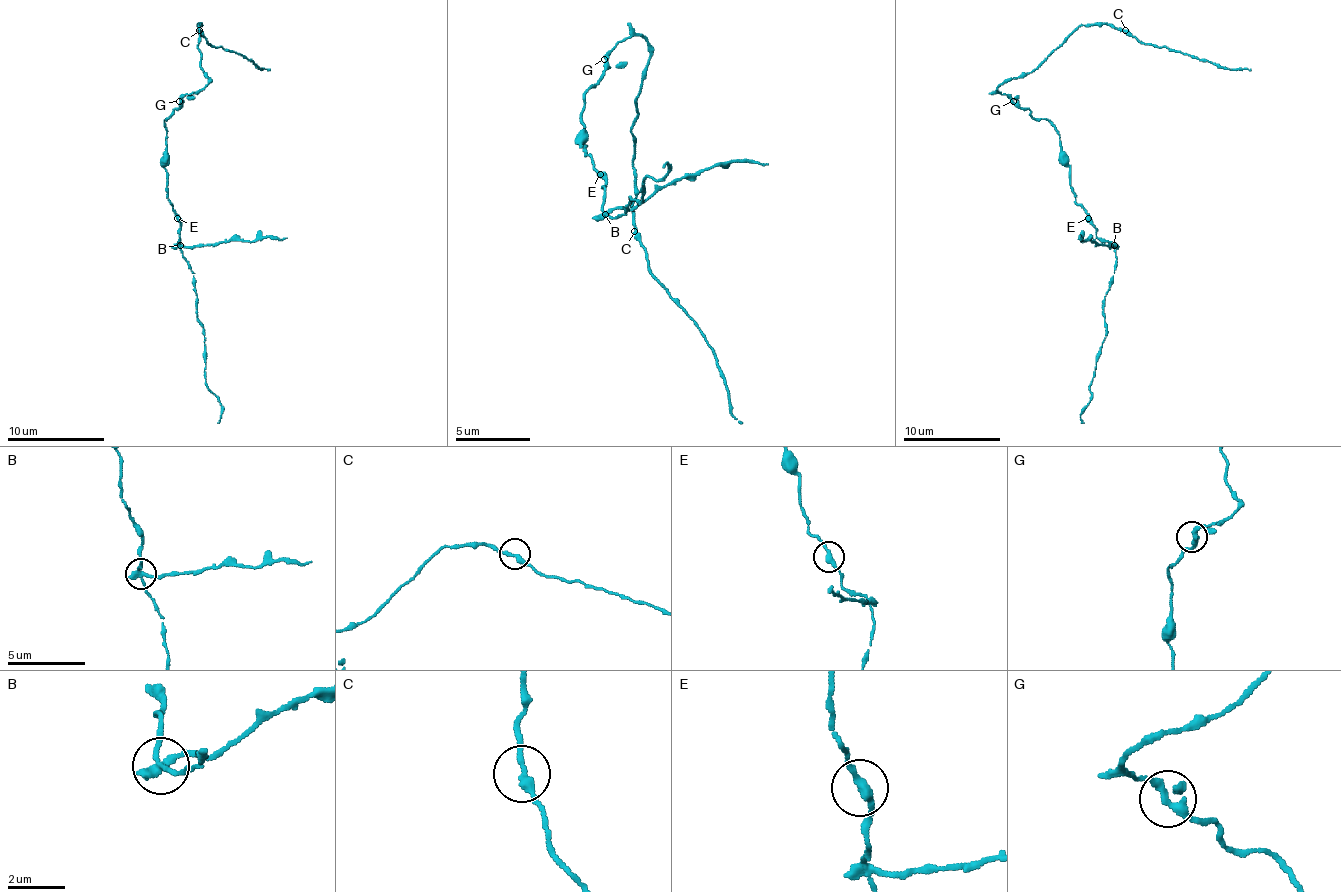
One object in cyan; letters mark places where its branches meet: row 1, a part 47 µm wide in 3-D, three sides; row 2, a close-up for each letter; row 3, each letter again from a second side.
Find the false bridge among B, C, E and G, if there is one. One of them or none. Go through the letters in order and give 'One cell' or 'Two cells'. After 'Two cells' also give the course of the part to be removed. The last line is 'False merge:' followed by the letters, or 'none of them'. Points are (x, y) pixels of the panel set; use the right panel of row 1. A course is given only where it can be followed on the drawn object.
B: Two cells. Course of the part to remove: (1115, 244), (1110, 247), (1081, 237)
C: One cell
E: One cell
G: One cell
False merge: B

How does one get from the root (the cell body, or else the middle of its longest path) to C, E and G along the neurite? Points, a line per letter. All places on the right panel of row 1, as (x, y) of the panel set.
C: (1032, 116), (1027, 108), (1017, 106), (998, 89), (1010, 79), (1030, 74), (1081, 26), (1105, 23), (1124, 30)
E: (1032, 116), (1044, 118), (1059, 135), (1061, 162), (1068, 169), (1071, 191), (1088, 218)
G: (1032, 116), (1027, 108), (1013, 101)

